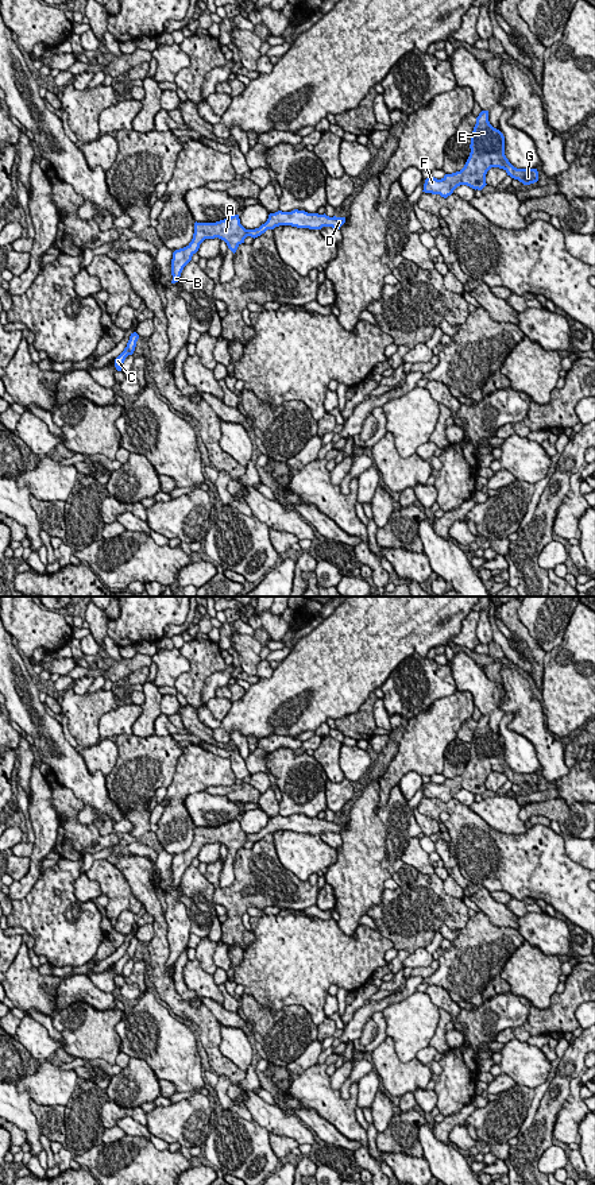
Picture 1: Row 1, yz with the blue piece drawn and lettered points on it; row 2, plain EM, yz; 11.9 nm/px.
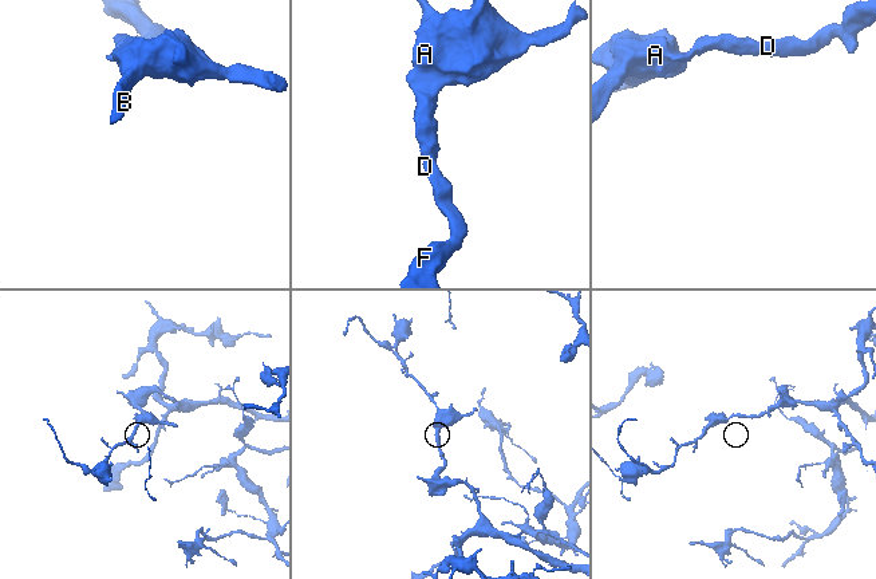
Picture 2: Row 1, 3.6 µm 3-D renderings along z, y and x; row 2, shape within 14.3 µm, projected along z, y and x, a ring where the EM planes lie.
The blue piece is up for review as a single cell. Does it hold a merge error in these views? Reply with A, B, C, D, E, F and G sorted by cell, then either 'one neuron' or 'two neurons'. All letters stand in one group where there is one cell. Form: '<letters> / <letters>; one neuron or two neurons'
A B C D E F G; one neuron

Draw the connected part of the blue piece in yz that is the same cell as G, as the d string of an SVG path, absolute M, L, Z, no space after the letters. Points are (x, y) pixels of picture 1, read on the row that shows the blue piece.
M482 111L476 117L470 148L470 157L460 171L445 174L441 180L426 178L422 192L447 198L460 185L482 190L487 185L486 174L491 167L503 169L523 185L538 181L537 169L517 169L509 162L505 155L505 136L490 124L488 111Z

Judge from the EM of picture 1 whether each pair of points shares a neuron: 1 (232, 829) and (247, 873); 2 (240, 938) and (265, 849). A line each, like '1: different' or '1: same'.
1: different
2: same

